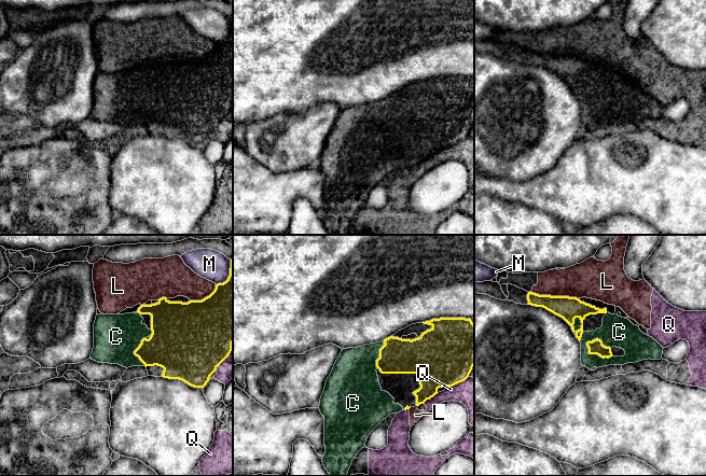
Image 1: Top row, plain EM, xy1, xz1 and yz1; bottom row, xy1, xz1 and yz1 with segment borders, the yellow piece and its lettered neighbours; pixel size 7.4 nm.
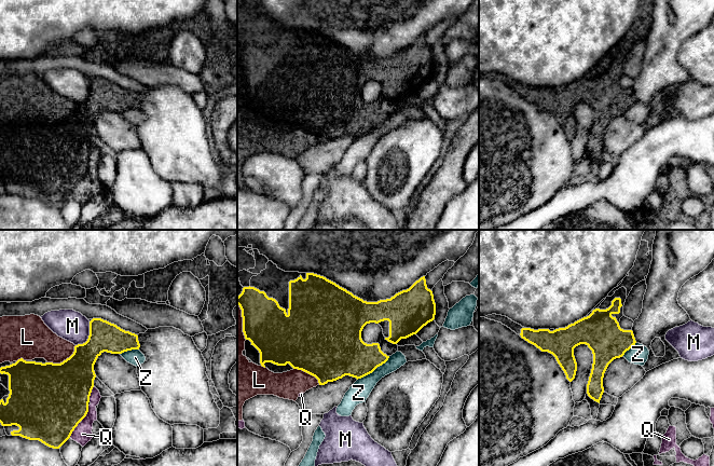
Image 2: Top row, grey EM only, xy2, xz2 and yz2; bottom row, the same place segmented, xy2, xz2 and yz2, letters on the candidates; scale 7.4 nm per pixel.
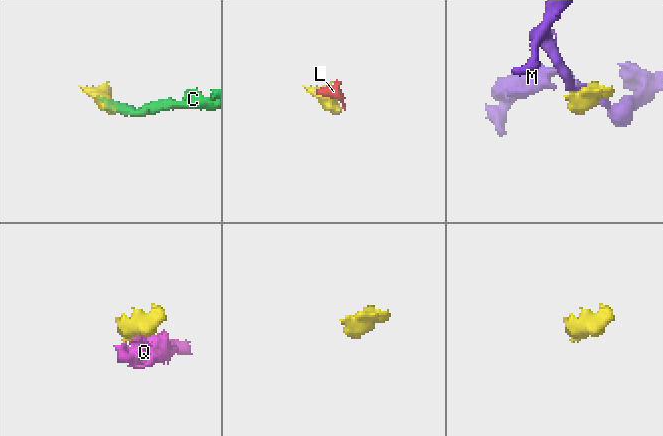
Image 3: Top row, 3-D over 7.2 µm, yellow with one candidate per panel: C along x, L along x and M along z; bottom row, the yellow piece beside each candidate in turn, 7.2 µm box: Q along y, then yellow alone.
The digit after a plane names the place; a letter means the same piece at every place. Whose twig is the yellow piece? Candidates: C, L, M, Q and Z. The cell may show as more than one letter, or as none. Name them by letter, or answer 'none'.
C

